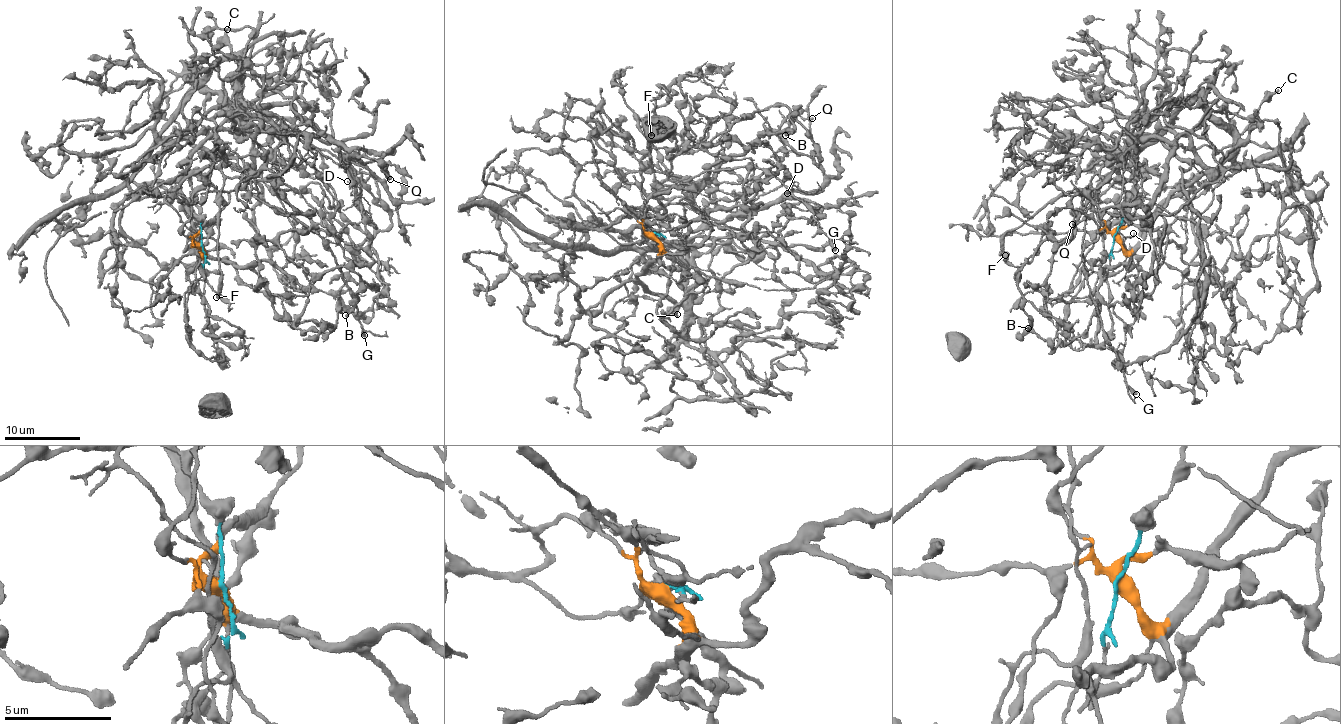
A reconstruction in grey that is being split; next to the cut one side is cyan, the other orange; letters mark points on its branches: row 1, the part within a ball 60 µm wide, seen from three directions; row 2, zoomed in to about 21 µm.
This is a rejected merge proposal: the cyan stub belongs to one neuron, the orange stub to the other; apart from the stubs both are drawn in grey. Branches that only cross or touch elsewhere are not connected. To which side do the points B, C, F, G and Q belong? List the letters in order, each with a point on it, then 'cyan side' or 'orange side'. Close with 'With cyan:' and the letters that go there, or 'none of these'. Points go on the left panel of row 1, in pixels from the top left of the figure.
B: (345, 315) | orange side
C: (227, 29) | cyan side
F: (216, 297) | cyan side
G: (364, 335) | cyan side
Q: (390, 179) | orange side
With cyan: C, F, G

